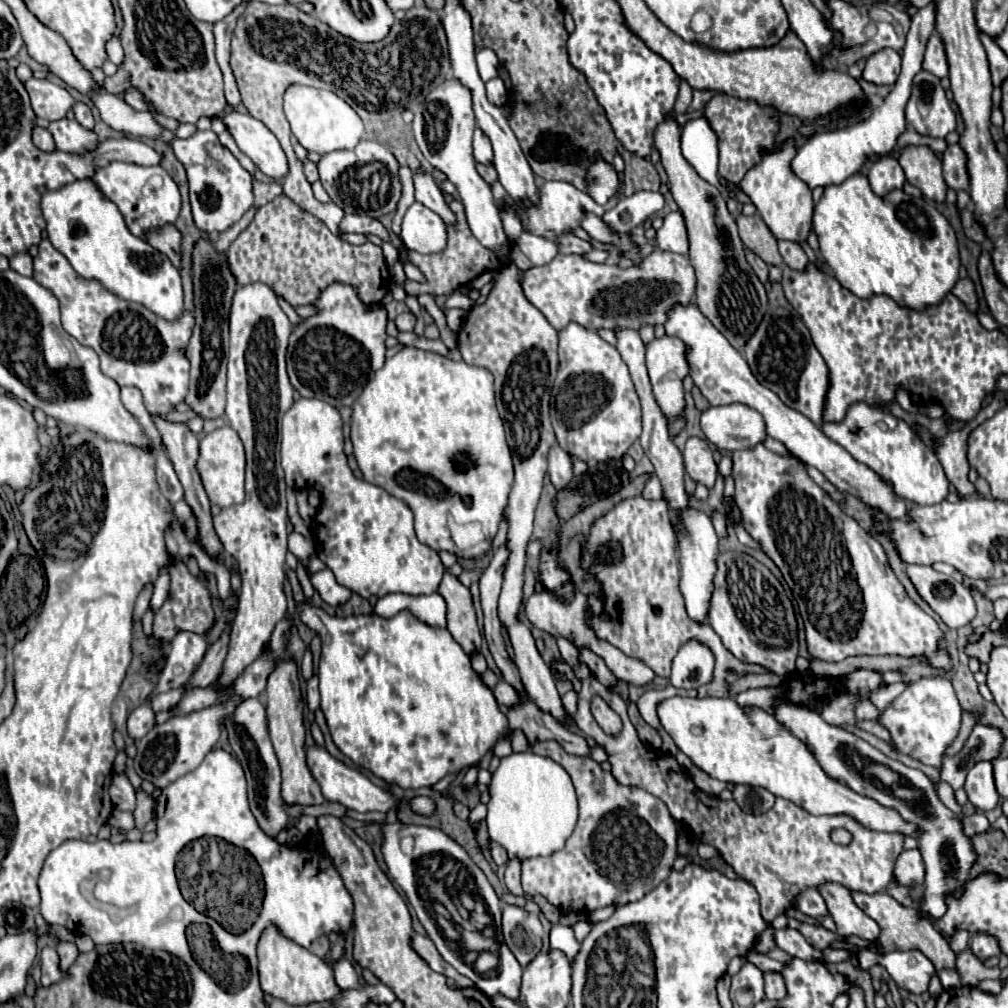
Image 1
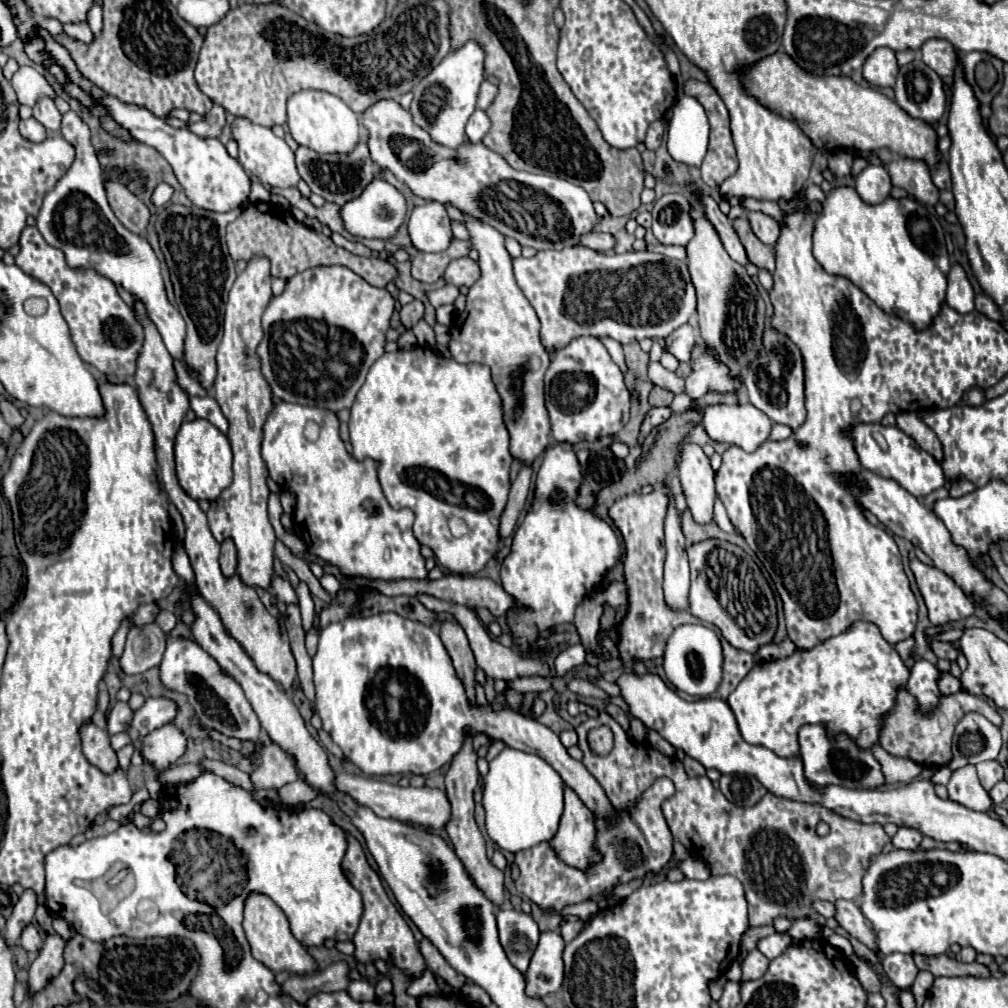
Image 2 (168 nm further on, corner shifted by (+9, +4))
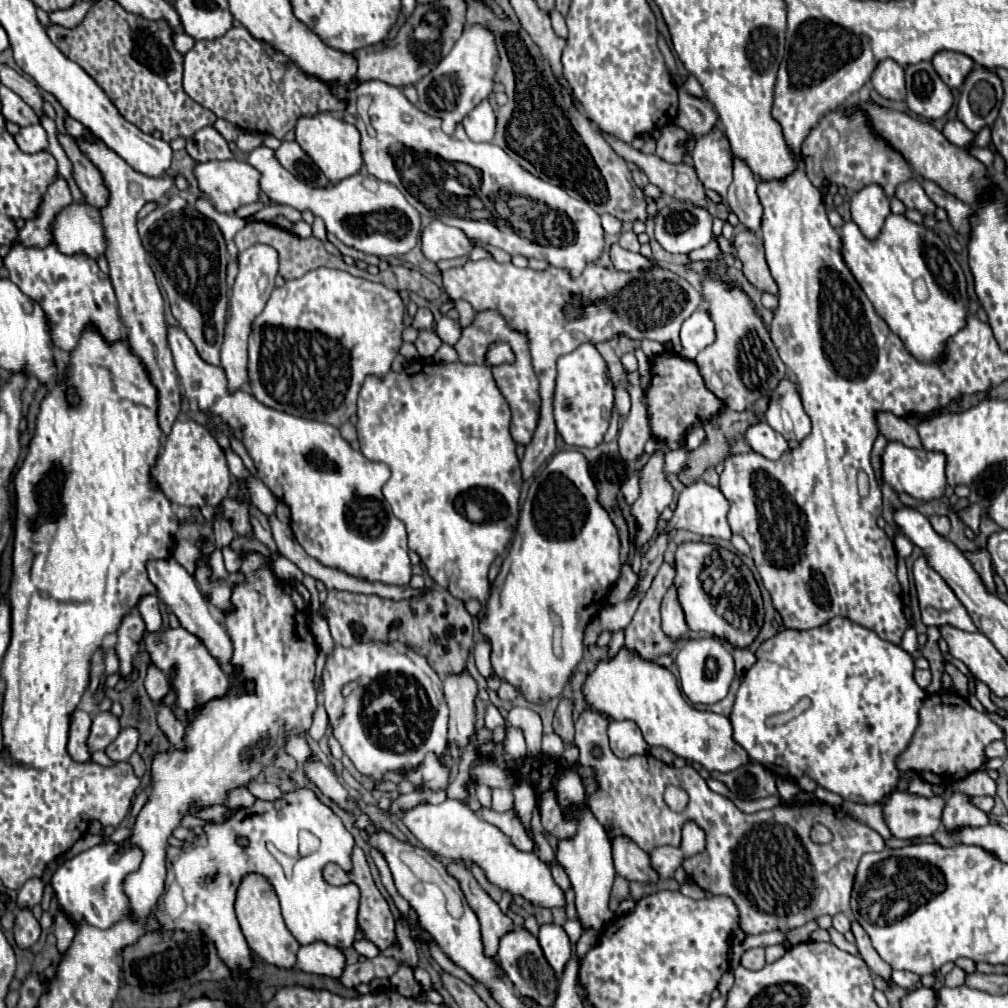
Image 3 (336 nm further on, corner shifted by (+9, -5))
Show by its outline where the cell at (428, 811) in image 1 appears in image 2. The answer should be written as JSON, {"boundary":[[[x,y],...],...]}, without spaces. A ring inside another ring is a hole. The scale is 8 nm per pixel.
{"boundary":[[[336,772],[334,786],[342,794],[352,796],[356,804],[368,806],[370,810],[374,810],[382,818],[396,818],[400,822],[410,822],[410,824],[418,824],[418,826],[426,826],[426,828],[444,828],[444,824],[448,822],[446,792],[436,790],[436,788],[428,788],[428,786],[424,786],[424,788],[414,788],[414,786],[402,788],[398,784],[364,778],[364,776],[356,776],[350,772]]]}

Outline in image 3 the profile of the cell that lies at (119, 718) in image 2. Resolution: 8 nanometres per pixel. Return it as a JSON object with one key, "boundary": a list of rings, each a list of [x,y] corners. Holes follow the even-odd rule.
{"boundary":[[[98,713],[92,717],[92,727],[86,745],[90,751],[106,749],[118,737],[118,733],[120,733],[118,717],[114,717],[112,713]]]}

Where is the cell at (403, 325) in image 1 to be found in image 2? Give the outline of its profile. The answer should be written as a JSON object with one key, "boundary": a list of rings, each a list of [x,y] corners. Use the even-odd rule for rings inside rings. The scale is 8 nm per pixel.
{"boundary":[[[412,300],[410,304],[400,308],[400,322],[404,324],[404,328],[412,328],[422,316],[424,316],[424,306],[420,300]]]}

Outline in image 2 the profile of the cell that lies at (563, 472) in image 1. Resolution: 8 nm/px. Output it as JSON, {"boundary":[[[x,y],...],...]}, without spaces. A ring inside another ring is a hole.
{"boundary":[[[556,444],[544,452],[532,508],[514,534],[512,554],[502,562],[500,576],[504,590],[516,598],[518,606],[528,608],[508,614],[514,640],[522,648],[530,648],[538,636],[548,636],[552,624],[572,622],[580,600],[600,584],[606,570],[610,570],[620,556],[614,530],[592,512],[574,504],[580,476],[574,450]]]}

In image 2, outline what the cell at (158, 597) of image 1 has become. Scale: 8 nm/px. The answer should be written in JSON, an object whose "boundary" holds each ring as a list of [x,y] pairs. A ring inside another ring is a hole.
{"boundary":[[[132,626],[120,666],[126,674],[142,674],[162,662],[166,650],[166,634],[162,628]]]}

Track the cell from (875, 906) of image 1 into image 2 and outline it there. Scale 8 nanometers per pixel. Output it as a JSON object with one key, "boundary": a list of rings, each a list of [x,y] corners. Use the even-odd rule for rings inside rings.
{"boundary":[[[914,954],[914,962],[920,970],[928,970],[934,976],[946,976],[946,978],[956,978],[956,976],[976,976],[976,978],[988,978],[990,972],[986,966],[972,962],[960,962],[960,960],[952,960],[948,954],[940,954],[940,956],[924,956],[924,954]]]}

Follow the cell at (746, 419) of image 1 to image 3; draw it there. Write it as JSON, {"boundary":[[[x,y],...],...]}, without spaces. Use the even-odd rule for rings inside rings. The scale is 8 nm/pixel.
{"boundary":[[[758,423],[758,425],[752,425],[746,433],[744,433],[744,441],[760,455],[768,457],[768,459],[780,459],[782,453],[786,453],[790,447],[788,447],[788,441],[778,433],[774,431],[768,423]]]}

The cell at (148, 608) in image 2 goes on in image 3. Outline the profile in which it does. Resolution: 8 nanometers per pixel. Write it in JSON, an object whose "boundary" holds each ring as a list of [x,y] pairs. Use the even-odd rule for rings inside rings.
{"boundary":[[[132,609],[118,627],[118,641],[114,645],[120,659],[120,677],[128,677],[134,671],[134,657],[138,653],[138,645],[144,637],[144,621],[136,609]]]}

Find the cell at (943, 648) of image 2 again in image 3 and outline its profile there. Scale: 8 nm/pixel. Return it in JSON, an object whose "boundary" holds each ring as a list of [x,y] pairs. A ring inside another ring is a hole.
{"boundary":[[[946,663],[946,671],[952,675],[952,683],[957,693],[963,697],[968,697],[968,695],[970,695],[968,678],[962,675],[962,673],[954,665],[950,665],[950,663]]]}

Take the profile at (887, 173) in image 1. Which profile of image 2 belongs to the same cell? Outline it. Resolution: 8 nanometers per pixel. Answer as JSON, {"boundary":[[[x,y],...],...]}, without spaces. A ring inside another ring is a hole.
{"boundary":[[[868,164],[858,176],[856,176],[856,190],[860,198],[868,204],[878,204],[880,200],[886,200],[890,196],[890,176],[888,170],[882,164]]]}

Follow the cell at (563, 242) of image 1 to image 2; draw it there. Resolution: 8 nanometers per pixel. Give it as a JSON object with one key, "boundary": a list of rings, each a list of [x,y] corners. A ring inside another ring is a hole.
{"boundary":[[[588,232],[578,240],[578,246],[582,248],[592,248],[596,252],[608,252],[614,246],[614,236],[612,234],[602,234],[602,232]]]}

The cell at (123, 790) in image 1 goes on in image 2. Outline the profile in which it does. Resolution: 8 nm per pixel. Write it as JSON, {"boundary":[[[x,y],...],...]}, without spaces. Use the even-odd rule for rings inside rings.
{"boundary":[[[92,722],[82,728],[82,750],[84,750],[84,756],[90,760],[90,764],[96,764],[100,772],[112,774],[118,768],[116,752],[110,746],[108,734],[102,732]]]}

